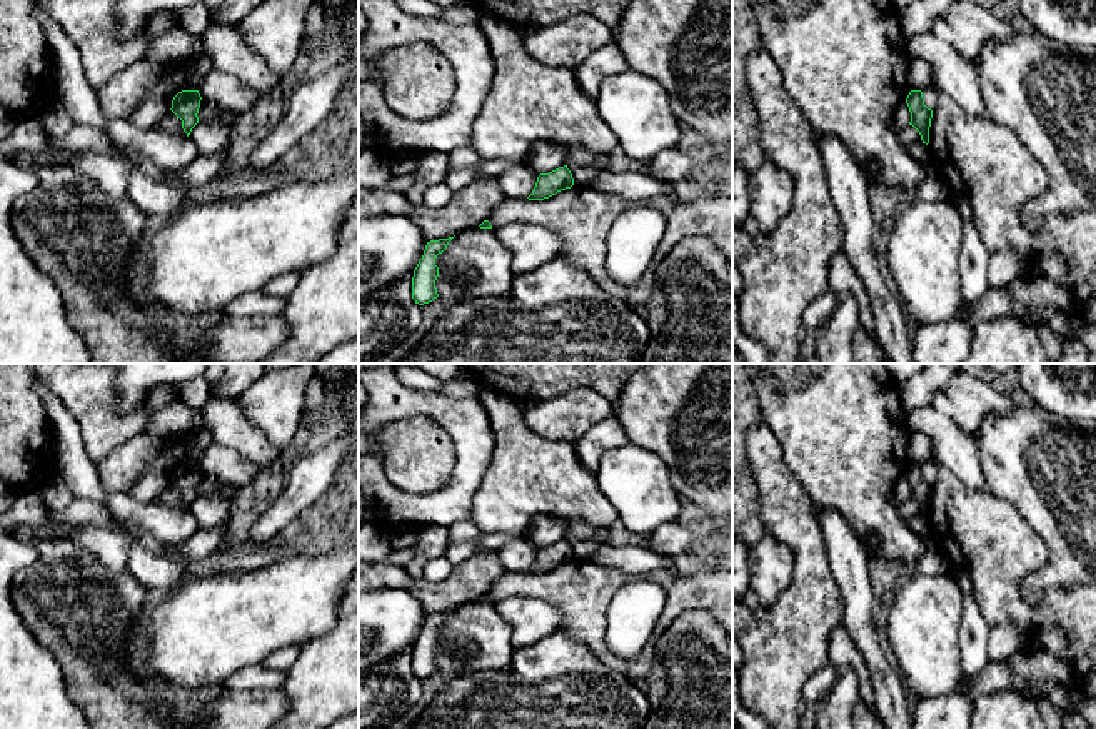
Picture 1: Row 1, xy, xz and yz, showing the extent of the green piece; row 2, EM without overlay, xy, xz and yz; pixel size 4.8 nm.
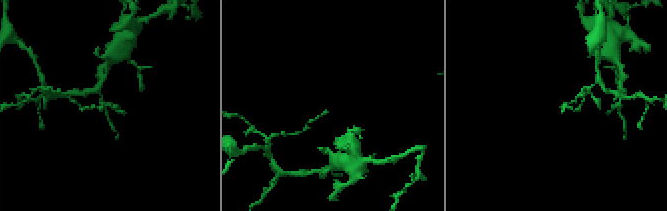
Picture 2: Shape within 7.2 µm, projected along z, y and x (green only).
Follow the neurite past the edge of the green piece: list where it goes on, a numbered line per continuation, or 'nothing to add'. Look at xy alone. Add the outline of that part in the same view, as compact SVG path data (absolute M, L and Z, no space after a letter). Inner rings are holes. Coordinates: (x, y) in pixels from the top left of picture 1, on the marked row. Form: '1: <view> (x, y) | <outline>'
nothing to add

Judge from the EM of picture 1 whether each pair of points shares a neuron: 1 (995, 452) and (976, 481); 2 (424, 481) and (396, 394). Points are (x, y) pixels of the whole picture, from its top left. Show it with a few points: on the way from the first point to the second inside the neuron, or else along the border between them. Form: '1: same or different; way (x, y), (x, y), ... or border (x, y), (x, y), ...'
1: different; border (971, 439), (988, 489)
2: different; border (442, 426), (427, 416), (406, 416), (376, 434)

